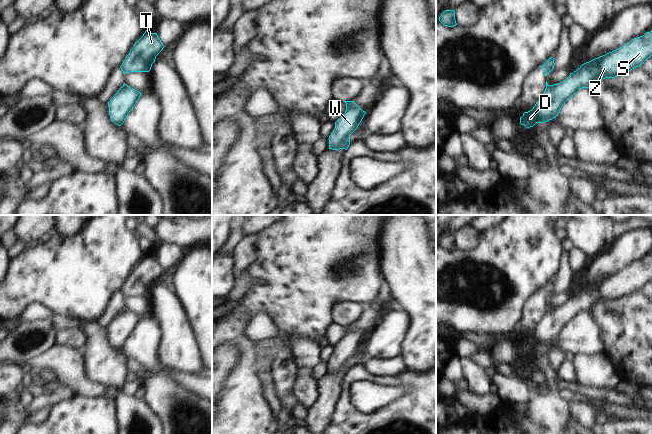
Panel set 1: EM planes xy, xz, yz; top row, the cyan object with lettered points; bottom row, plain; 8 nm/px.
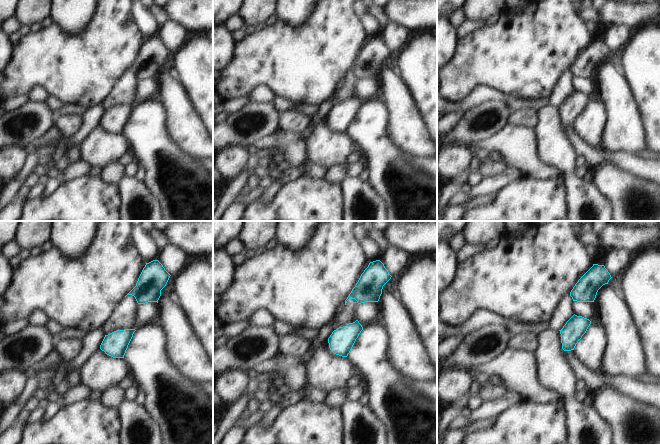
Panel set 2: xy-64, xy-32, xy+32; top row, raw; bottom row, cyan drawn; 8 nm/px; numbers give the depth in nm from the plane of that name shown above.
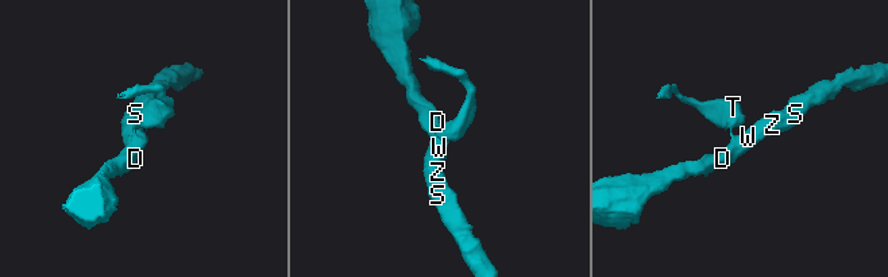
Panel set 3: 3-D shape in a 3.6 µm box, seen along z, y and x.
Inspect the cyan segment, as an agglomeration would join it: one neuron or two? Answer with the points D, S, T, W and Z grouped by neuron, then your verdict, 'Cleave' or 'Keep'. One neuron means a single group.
Groups: D S W Z / T. Cleave

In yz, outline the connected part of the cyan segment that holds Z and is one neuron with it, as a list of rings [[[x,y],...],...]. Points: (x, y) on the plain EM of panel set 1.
[[[652,255],[646,256],[643,260],[632,263],[624,270],[609,276],[603,280],[595,282],[589,286],[582,288],[576,295],[562,306],[554,309],[548,309],[537,325],[532,334],[524,336],[520,341],[520,348],[527,353],[533,351],[536,347],[544,347],[558,340],[561,332],[567,324],[576,318],[582,312],[592,312],[598,305],[605,302],[615,302],[625,296],[642,289],[648,282],[652,280]]]

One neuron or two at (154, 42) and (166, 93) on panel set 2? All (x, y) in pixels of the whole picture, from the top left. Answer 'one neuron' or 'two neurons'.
two neurons

